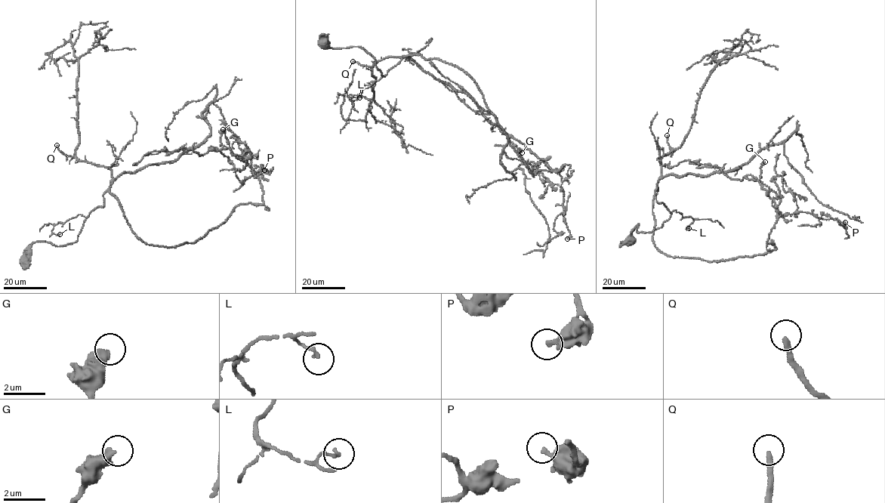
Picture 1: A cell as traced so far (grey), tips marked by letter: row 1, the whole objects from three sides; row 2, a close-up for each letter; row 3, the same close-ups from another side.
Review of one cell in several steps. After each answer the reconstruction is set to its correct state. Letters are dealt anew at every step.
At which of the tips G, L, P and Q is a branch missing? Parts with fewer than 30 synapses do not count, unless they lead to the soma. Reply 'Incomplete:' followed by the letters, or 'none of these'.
Incomplete: Q

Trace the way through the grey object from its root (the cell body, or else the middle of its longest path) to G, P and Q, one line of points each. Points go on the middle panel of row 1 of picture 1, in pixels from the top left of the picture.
G: (324, 44), (361, 47), (383, 75), (409, 54), (455, 65), (473, 80), (531, 174), (563, 168), (522, 152)
P: (324, 44), (361, 47), (383, 75), (409, 54), (462, 69), (531, 174), (564, 165), (567, 239)
Q: (324, 44), (331, 48), (361, 47), (383, 75), (401, 57), (408, 57), (391, 57), (371, 66), (353, 61)

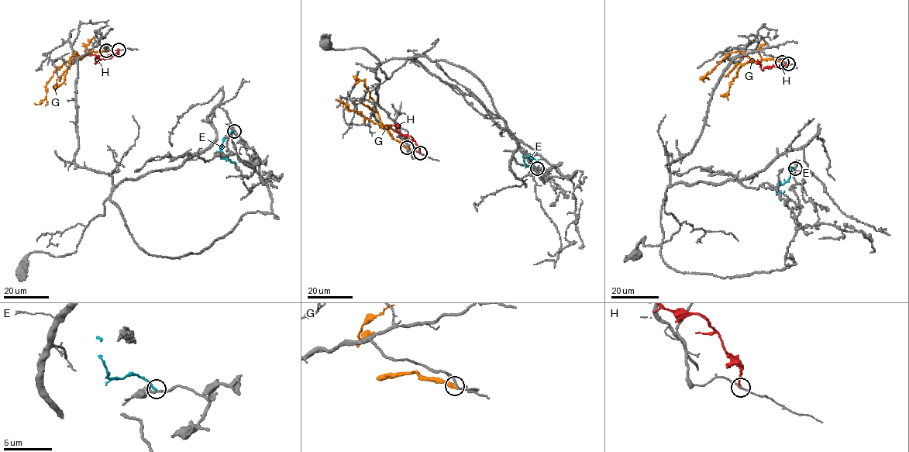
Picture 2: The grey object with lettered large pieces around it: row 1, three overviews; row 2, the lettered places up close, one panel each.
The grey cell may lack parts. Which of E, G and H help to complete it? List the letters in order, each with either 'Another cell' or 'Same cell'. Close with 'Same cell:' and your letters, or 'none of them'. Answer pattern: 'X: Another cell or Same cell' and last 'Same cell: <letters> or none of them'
E: Another cell
G: Another cell
H: Another cell
Same cell: none of them

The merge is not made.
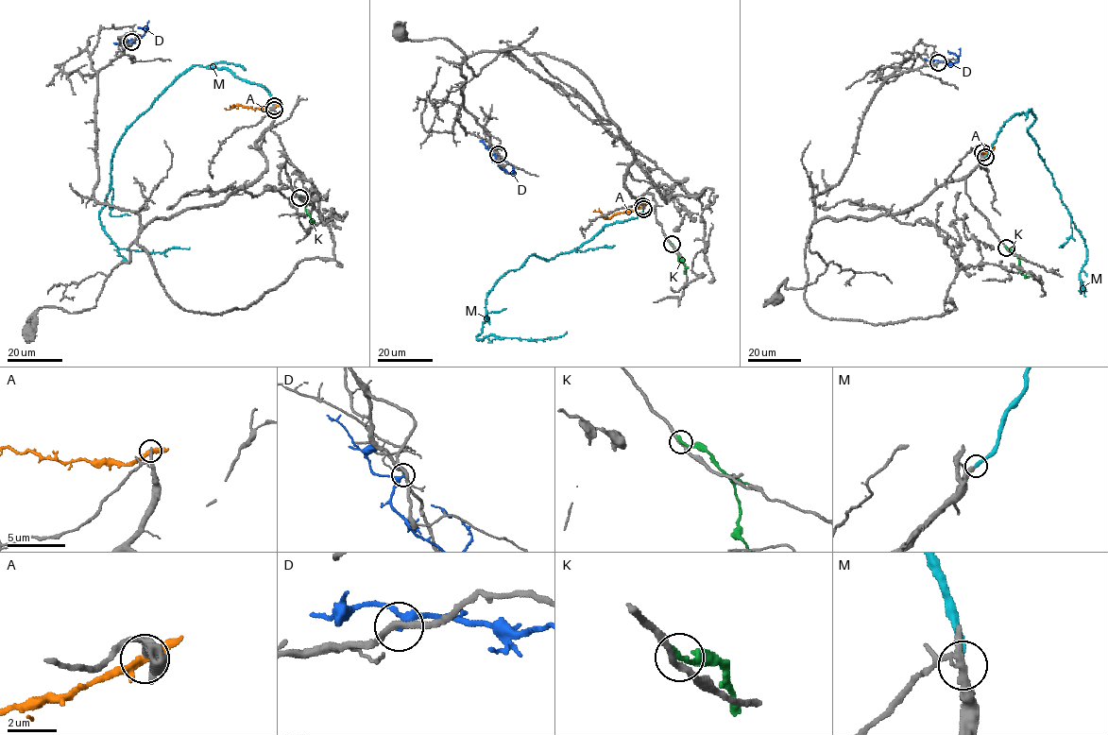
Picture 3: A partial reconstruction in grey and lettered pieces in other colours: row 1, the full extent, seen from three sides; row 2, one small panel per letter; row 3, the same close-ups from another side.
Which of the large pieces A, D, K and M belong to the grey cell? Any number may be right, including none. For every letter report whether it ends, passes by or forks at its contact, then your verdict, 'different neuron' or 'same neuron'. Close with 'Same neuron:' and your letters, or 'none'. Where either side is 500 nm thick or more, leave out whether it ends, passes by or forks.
A: it passes by; different neuron
D: it passes by; different neuron
K: it ends there; different neuron
M: it ends there; same neuron
Same neuron: M

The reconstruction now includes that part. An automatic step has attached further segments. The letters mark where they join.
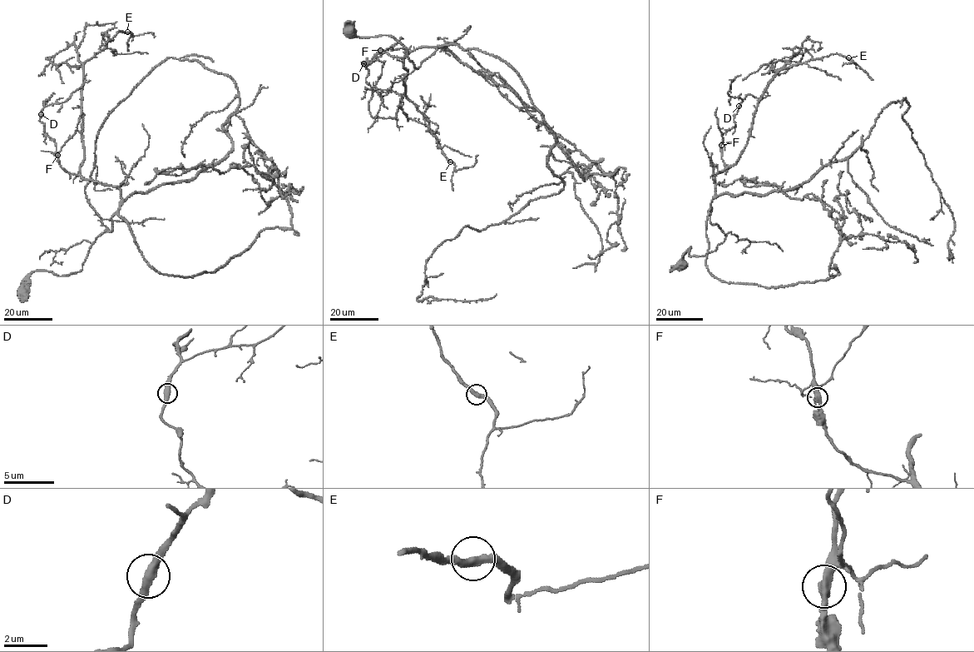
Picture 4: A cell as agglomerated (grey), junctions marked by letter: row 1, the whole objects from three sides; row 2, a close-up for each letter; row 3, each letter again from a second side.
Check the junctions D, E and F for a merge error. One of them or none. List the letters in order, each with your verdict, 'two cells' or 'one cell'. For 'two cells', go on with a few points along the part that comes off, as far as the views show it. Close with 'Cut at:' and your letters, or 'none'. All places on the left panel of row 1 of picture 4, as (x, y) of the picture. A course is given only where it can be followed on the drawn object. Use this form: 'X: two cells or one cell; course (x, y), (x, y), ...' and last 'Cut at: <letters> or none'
D: one cell
E: one cell
F: one cell
Cut at: none

